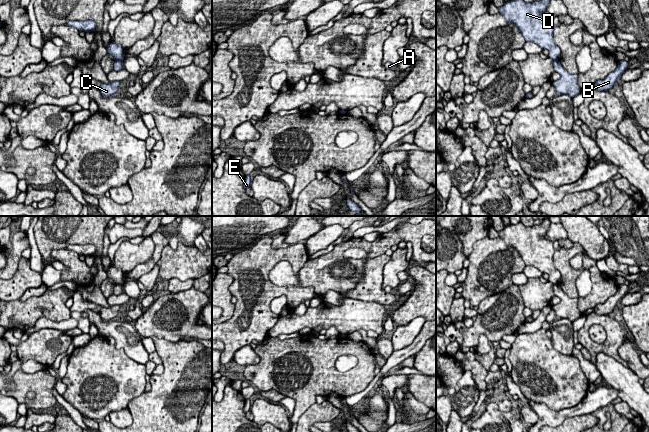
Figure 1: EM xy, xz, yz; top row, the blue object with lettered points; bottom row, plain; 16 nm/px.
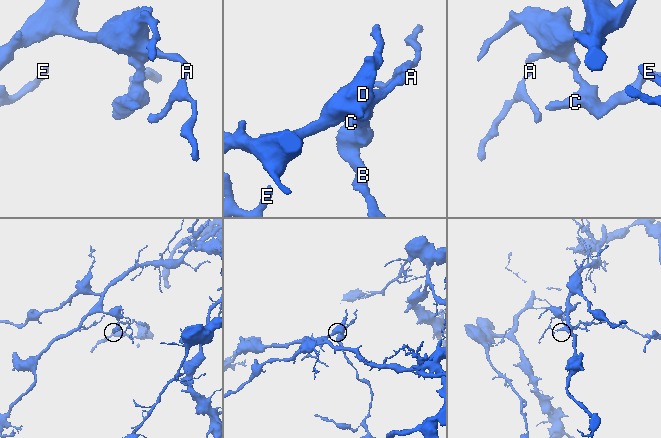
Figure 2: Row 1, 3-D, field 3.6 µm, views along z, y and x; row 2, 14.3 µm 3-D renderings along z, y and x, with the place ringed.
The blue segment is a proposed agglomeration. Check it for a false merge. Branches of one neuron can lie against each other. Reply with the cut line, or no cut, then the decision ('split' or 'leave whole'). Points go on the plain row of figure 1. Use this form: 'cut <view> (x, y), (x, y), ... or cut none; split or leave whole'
cut xy (115, 283), (122, 285); split

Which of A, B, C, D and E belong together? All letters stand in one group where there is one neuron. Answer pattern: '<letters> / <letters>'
A D E / B C

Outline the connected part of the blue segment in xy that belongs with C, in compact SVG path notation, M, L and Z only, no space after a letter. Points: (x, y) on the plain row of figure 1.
M113 305L109 308L103 307L99 314L103 321L108 322L110 320L117 319L118 312L120 310L120 305Z

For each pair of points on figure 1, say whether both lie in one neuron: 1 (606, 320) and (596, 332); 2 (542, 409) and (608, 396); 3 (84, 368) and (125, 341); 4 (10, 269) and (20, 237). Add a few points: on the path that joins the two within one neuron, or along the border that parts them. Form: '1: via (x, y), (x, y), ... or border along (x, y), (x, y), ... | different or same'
1: border along (594, 323), (604, 330), (605, 340), (601, 344) | different
2: via (558, 415), (579, 410), (592, 401) | same
3: border along (114, 345), (135, 360) | different
4: via (12, 261), (12, 257), (19, 245) | same

